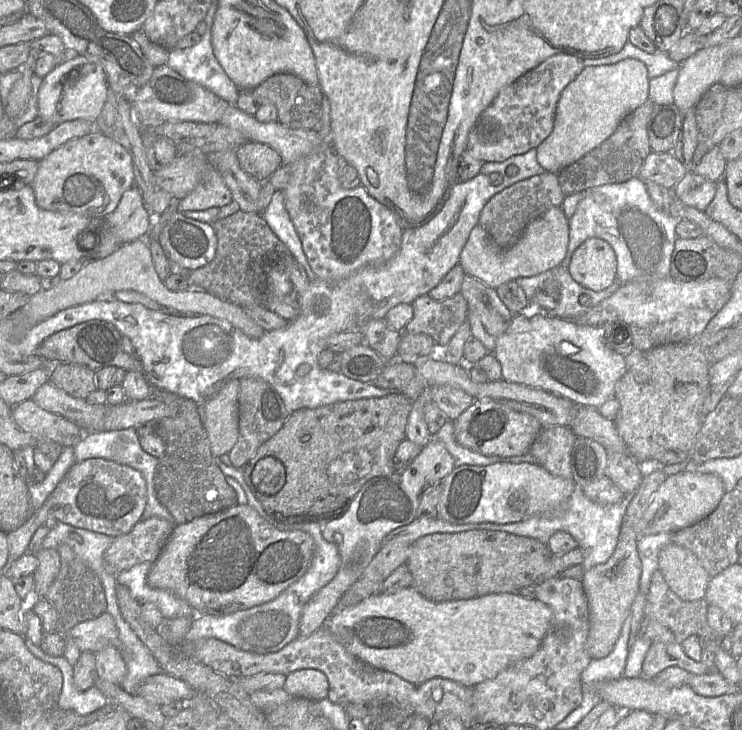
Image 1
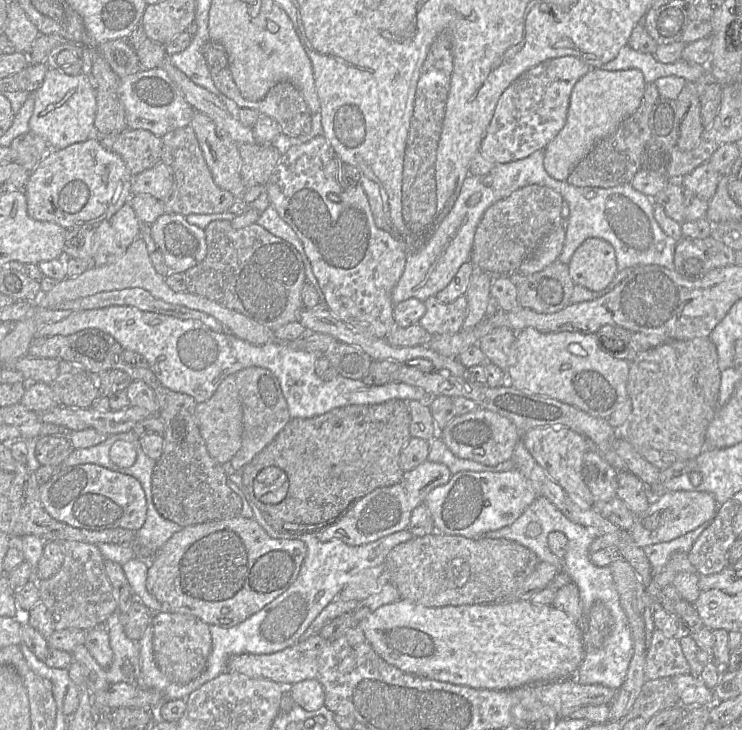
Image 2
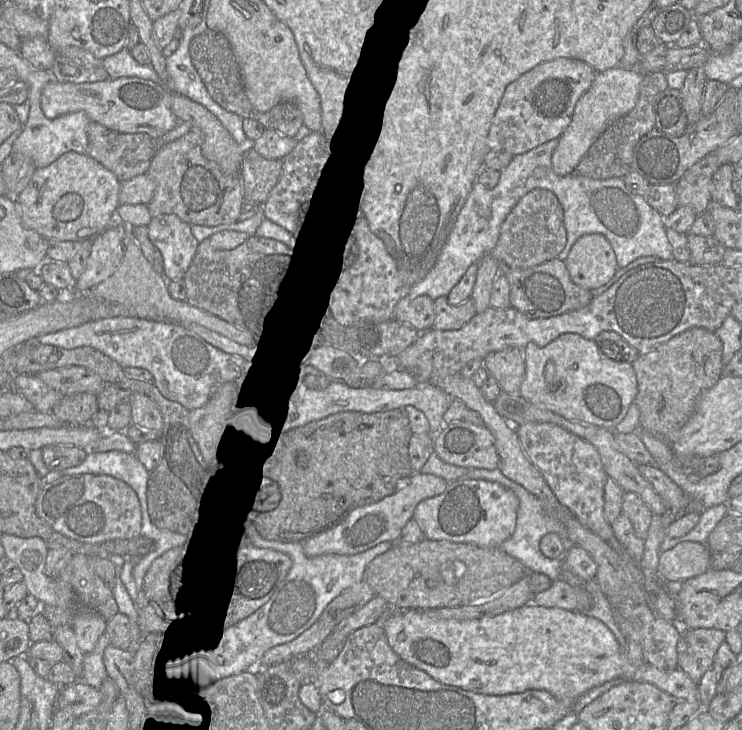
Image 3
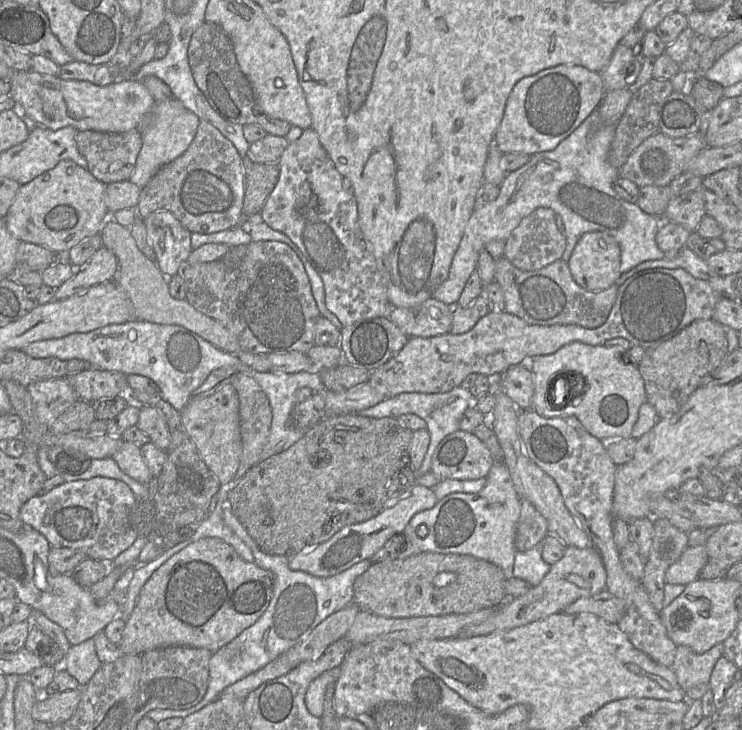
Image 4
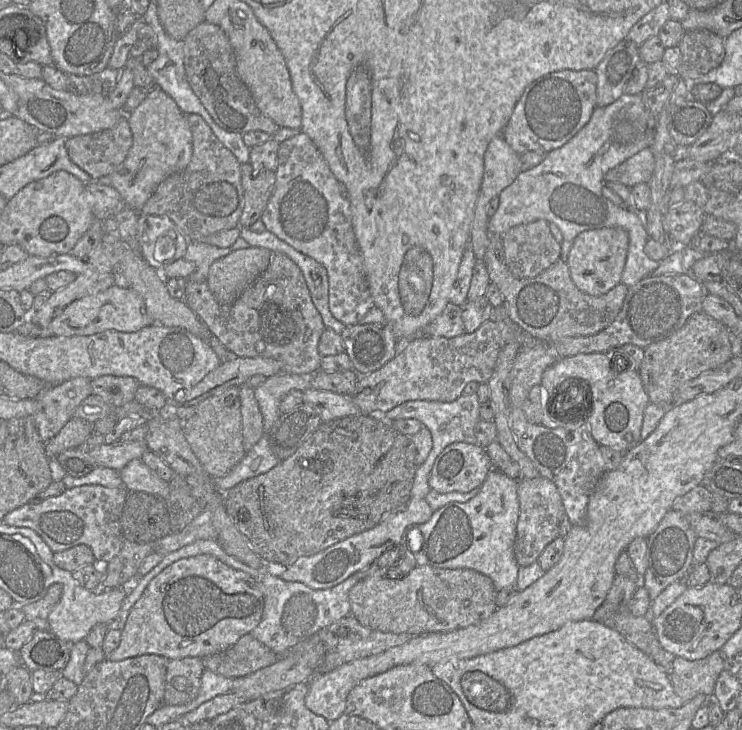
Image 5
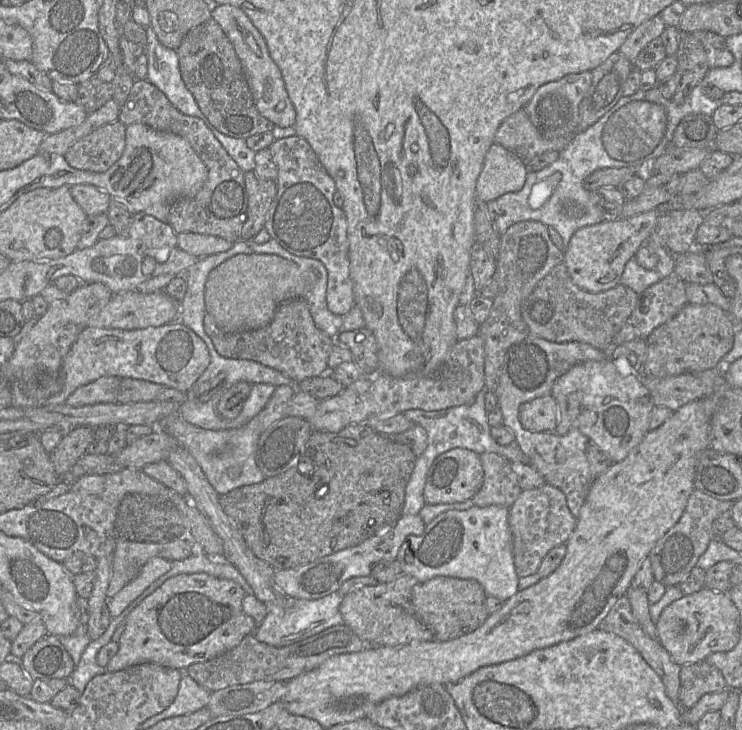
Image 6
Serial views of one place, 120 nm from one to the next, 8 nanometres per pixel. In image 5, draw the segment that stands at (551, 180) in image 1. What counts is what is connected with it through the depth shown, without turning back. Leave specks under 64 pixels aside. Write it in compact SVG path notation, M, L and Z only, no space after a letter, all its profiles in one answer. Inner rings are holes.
M545 219L514 226L501 237L506 264L517 278L533 278L560 259L561 244L552 235Z

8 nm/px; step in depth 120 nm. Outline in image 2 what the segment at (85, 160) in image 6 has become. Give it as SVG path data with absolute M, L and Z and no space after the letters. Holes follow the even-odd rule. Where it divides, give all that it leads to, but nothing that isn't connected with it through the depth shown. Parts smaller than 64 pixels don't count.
M126 128L119 133L112 133L98 137L105 148L118 154L124 160L133 176L161 162L163 149L162 139L149 130Z

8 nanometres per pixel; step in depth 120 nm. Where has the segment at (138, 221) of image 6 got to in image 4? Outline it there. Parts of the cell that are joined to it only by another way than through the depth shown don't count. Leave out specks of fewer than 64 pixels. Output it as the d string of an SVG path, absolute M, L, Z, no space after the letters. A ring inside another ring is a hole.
M155 211L143 219L147 239L156 254L159 270L171 277L179 274L192 252L191 233L169 211Z

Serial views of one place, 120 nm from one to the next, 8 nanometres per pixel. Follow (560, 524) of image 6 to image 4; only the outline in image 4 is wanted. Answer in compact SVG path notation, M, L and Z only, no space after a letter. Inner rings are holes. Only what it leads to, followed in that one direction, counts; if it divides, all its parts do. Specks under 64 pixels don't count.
M521 500L521 512L516 528L515 547L525 551L543 542L548 535L547 521L527 500Z

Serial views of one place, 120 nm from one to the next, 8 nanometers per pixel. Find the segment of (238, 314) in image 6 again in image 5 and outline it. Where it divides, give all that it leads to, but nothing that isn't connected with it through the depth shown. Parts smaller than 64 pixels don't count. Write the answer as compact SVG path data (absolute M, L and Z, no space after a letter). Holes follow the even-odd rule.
M262 247L242 248L215 260L209 268L207 283L222 305L231 305L245 288L251 285L268 267L271 251Z

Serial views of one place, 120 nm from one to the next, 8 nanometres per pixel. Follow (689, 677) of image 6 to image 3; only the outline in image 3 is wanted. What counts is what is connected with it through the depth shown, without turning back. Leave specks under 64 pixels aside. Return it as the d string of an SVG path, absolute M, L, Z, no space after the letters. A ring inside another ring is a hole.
M682 629L677 644L678 668L699 684L706 671L712 668L725 636L726 632L718 629Z

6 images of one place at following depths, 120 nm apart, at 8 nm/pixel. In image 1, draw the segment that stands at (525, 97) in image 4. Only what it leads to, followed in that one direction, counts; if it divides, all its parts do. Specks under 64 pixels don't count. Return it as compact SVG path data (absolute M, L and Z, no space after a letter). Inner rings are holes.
M557 53L503 88L469 132L467 150L478 160L501 162L537 148L552 132L561 93L583 70L584 59Z

